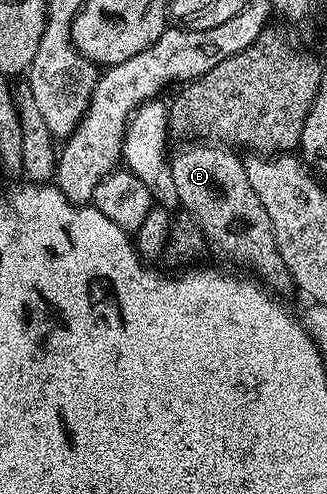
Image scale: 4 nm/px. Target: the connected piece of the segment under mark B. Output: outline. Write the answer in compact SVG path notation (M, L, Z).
M214 142L187 144L190 144L187 148L169 157L169 164L181 207L200 226L207 245L227 256L232 263L239 264L234 266L253 274L275 293L291 291L288 266L284 266L284 258L280 258L280 250L276 250L272 222L268 222L268 213L264 211L260 198L256 198L252 182L248 182L248 174L242 165L243 157L234 153L237 151Z

